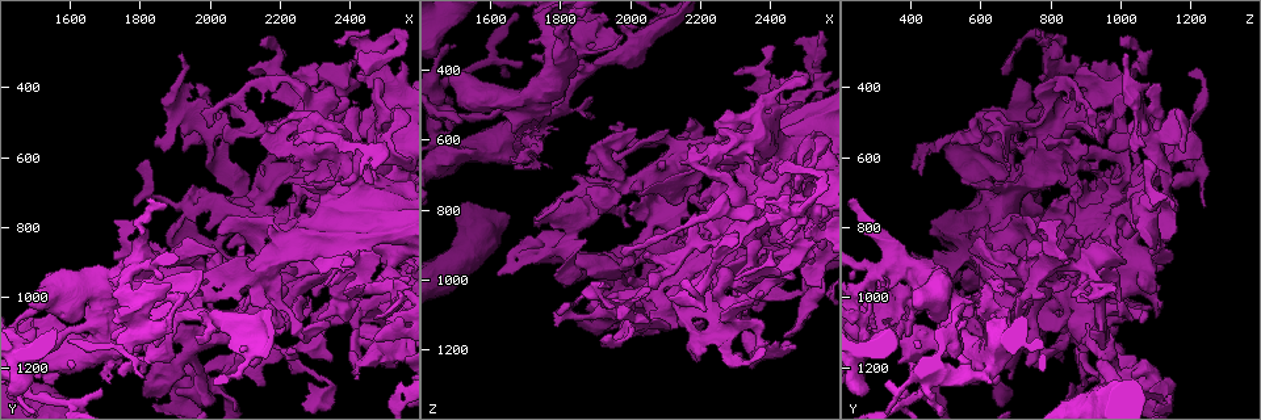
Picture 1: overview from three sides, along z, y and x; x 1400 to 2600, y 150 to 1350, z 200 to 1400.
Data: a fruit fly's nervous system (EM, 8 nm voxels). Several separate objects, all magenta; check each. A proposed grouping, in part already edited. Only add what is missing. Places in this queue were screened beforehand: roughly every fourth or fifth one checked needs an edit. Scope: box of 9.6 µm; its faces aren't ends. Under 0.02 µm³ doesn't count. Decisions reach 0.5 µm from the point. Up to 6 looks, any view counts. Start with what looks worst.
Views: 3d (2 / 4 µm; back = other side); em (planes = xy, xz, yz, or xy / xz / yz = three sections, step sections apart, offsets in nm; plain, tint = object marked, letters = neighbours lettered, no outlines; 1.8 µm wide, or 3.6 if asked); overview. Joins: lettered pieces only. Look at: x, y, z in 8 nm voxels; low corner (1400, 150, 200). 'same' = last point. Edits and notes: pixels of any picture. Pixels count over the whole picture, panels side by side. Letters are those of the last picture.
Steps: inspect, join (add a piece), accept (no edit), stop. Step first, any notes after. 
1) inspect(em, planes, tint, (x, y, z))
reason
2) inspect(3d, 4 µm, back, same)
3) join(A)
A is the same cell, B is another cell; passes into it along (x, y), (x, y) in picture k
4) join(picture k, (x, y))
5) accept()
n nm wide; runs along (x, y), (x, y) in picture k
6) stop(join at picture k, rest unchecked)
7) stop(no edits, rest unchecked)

inspect(3d, 4 µm, (2460, 740, 630))
touches itself

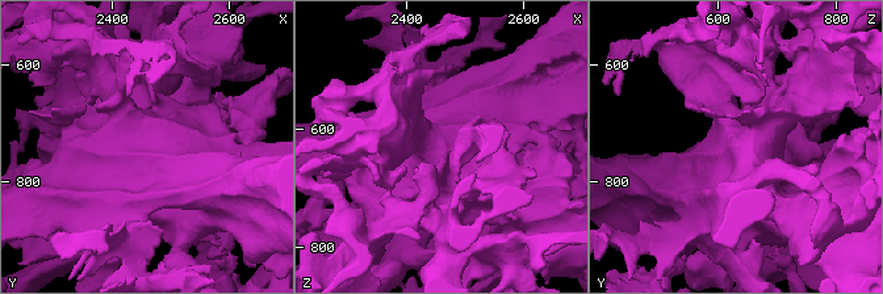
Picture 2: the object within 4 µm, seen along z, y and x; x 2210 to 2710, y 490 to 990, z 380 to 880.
inspect(em, 3.6 µm, planes, letters, (2465, 735, 630))
shape alone is not enough

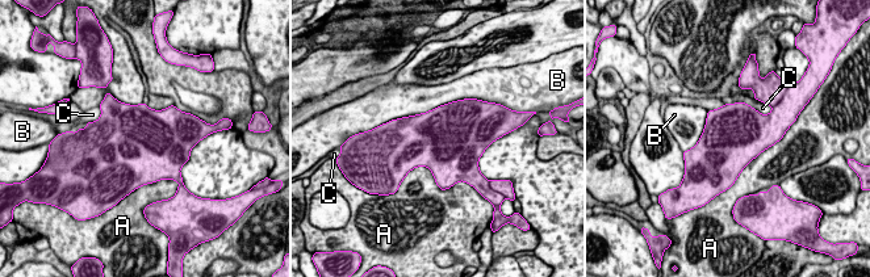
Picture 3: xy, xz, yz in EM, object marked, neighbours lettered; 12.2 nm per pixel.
accept()
A, B and C are other cells; border along (778, 141), (762, 150), (731, 185) in picture 3; none of them fits

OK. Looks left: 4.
inspect(em, yz, step 16, tint, (1960, 1120, 950))
a fork

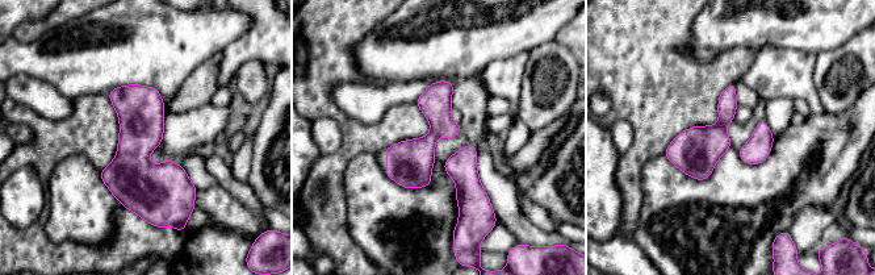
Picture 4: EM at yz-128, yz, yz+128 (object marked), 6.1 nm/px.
inspect(em, planes, letters, same)
cut it another way

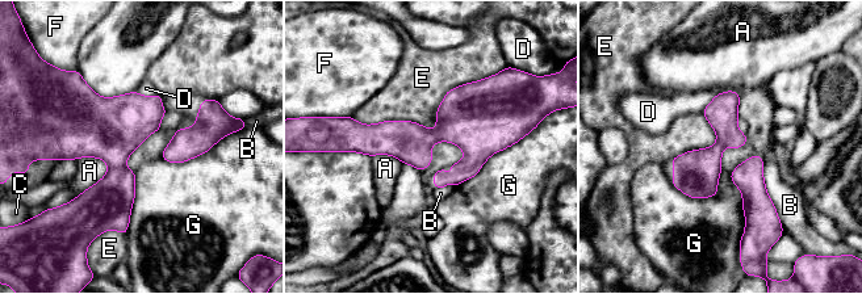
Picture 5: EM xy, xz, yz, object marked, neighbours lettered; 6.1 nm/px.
accept()
A, B, C, D, E, F and G are other cells; border along (489, 76), (351, 117) in picture 5; none of them fits

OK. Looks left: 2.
inspect(3d, 4 µm, (2390, 360, 1200))
free end

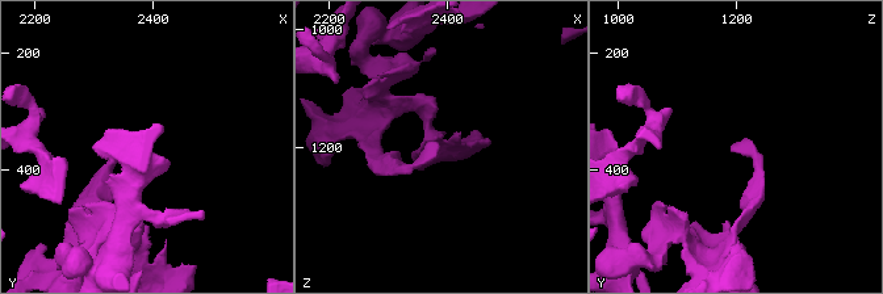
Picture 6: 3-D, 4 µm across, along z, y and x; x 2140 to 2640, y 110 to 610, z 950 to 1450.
inspect(em, planes, letters, (2385, 355, 1200))

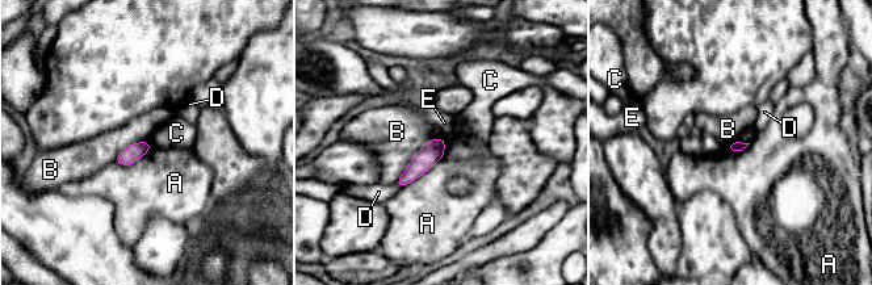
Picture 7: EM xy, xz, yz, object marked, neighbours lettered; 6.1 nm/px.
accept()
A, B, C, D and E are other cells; runs along (440, 142), (401, 183) in picture 7; no lettered piece goes on from it

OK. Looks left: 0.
stop(no edits, rest unchecked)

